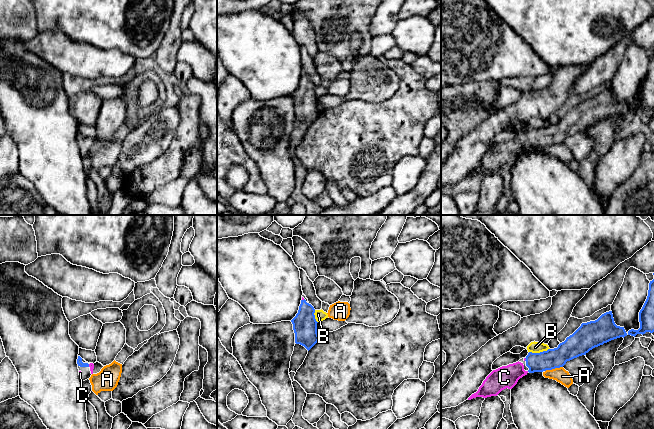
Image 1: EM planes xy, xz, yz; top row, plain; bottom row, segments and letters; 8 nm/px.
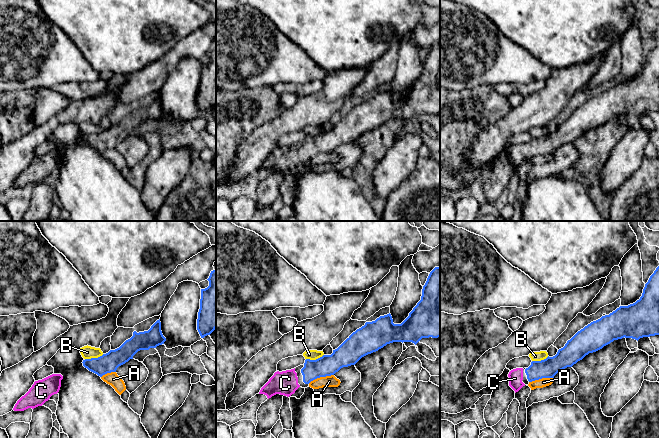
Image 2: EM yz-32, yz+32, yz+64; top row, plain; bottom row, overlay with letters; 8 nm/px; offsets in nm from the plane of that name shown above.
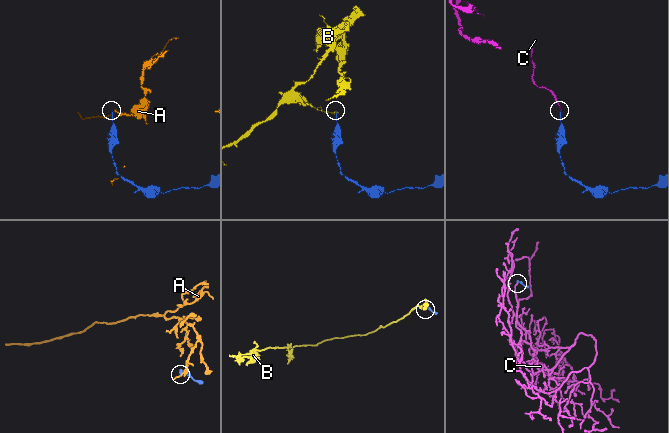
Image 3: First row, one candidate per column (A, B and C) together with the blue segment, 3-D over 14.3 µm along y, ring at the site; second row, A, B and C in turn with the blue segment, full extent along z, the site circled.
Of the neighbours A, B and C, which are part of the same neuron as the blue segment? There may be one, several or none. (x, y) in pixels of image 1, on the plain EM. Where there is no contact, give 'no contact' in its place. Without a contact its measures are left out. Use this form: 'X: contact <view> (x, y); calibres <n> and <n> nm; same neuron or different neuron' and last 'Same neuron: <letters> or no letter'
A: contact yz (553, 144); calibres 180 and 120 nm; different neuron
B: contact yz (540, 128); calibres 160 and 100 nm; different neuron
C: contact xy (88, 141); calibres 50 and 50 nm; same neuron
Same neuron: C

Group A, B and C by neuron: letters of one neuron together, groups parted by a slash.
A / B / C

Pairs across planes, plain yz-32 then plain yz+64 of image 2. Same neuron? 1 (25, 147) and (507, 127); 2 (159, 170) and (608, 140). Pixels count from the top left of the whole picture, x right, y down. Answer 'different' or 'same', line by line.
1: same
2: different

